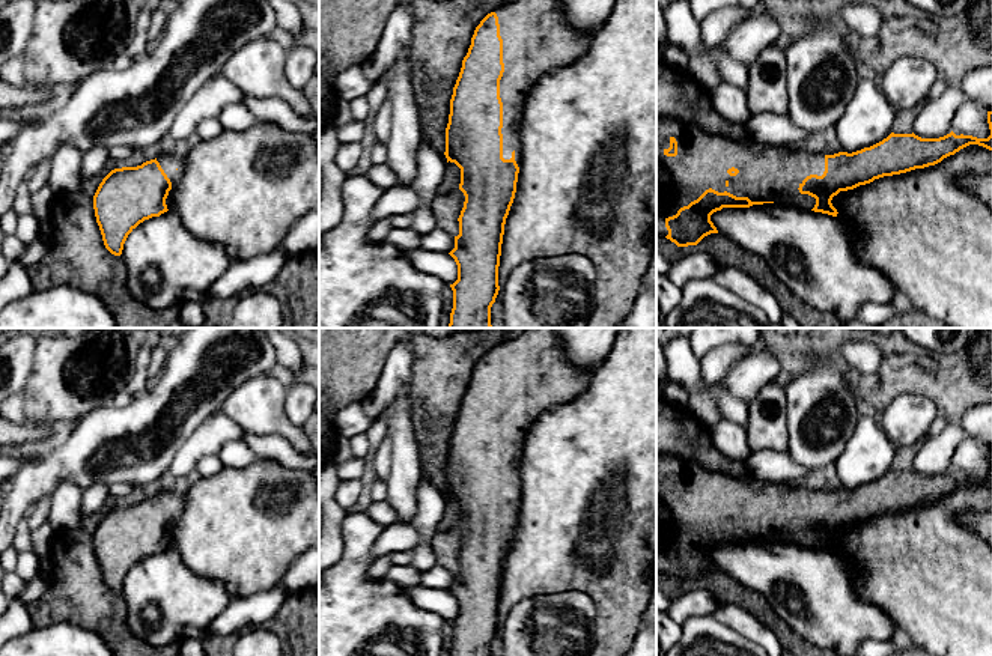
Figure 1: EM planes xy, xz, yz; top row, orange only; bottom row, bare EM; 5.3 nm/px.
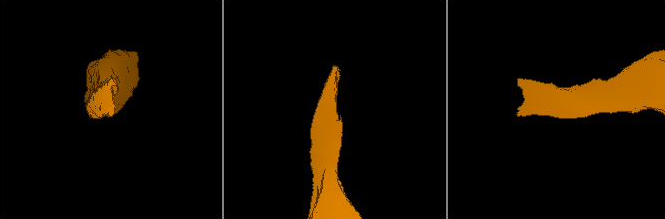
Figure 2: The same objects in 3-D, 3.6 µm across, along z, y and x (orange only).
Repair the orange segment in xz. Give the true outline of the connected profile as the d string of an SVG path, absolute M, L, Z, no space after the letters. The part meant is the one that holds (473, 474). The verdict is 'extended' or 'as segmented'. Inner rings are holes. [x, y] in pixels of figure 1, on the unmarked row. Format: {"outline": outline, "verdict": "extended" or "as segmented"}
{"outline": "M524 328L513 339L495 345L476 364L453 424L446 465L444 492L447 500L461 506L459 527L465 533L458 555L459 572L449 590L458 602L458 617L450 621L450 656L491 656L491 644L500 627L504 561L521 501L519 460L524 439L542 412L574 400L592 376L593 370L578 369L569 361L554 328Z", "verdict": "extended"}

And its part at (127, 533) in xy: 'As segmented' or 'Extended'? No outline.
Extended

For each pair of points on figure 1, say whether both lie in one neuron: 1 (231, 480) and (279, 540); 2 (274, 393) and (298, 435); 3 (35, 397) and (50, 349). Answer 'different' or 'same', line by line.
1: same
2: same
3: same

